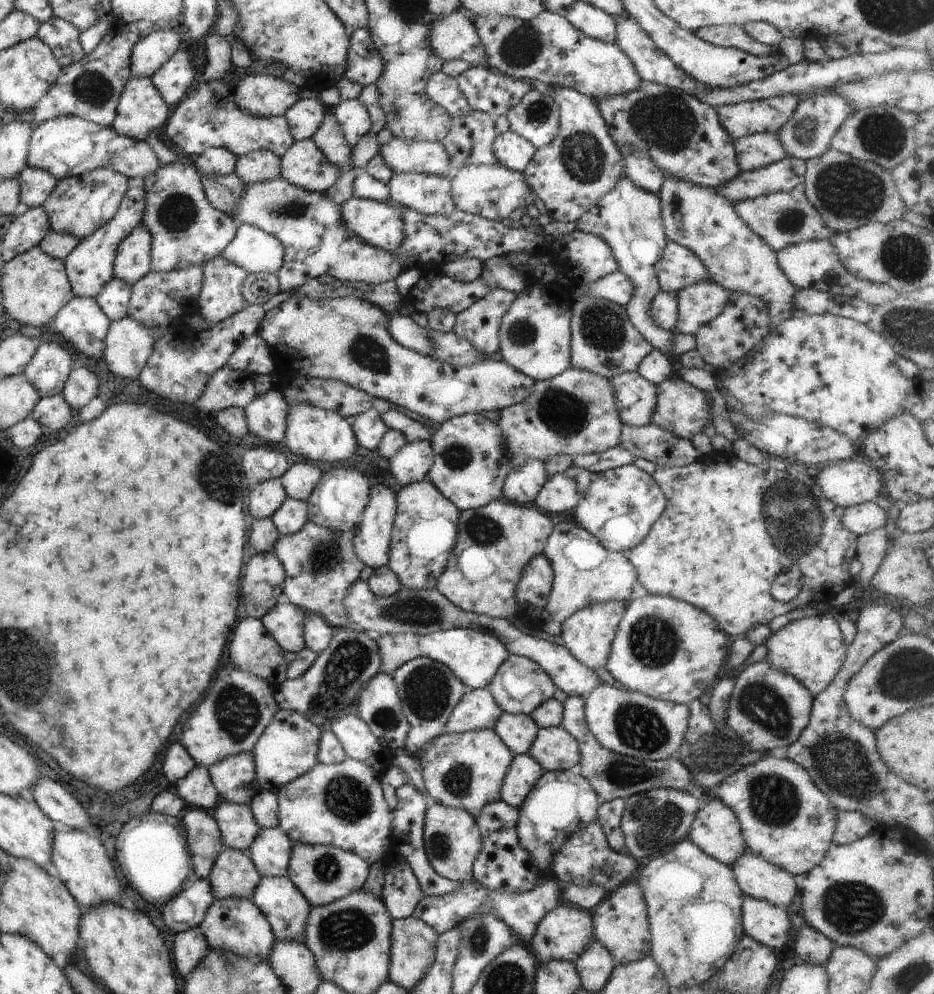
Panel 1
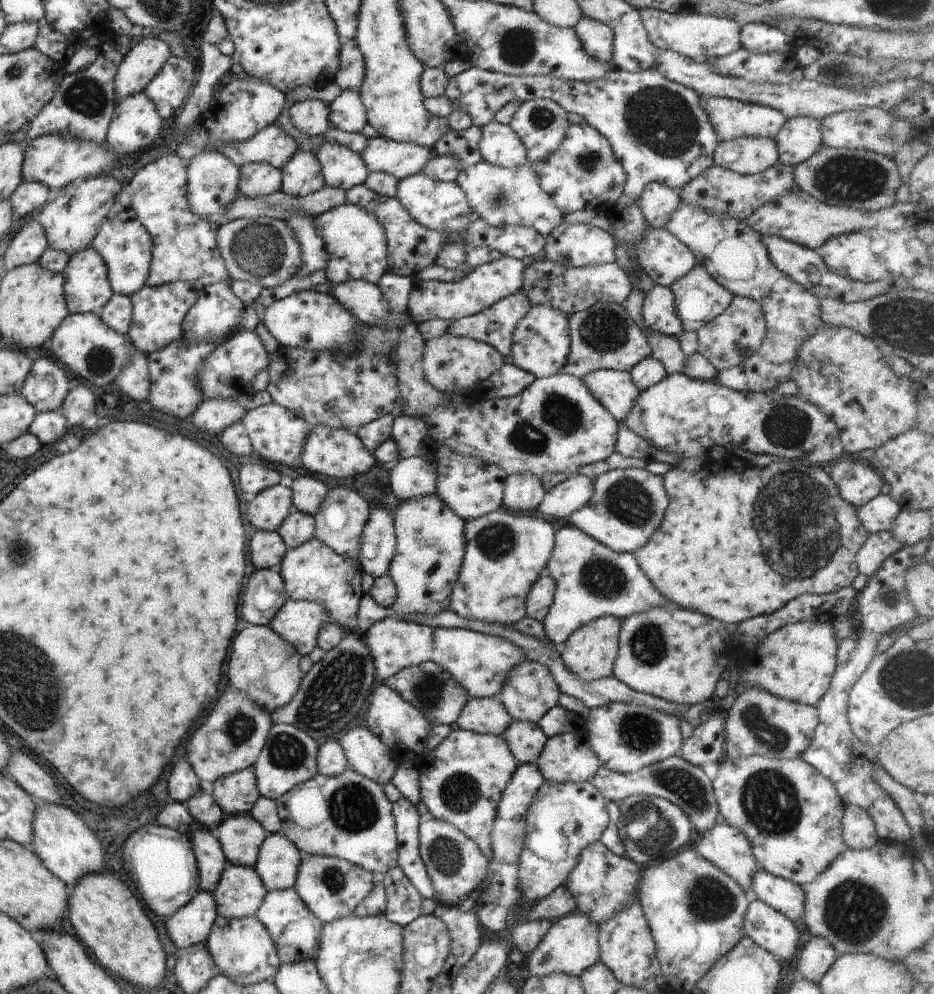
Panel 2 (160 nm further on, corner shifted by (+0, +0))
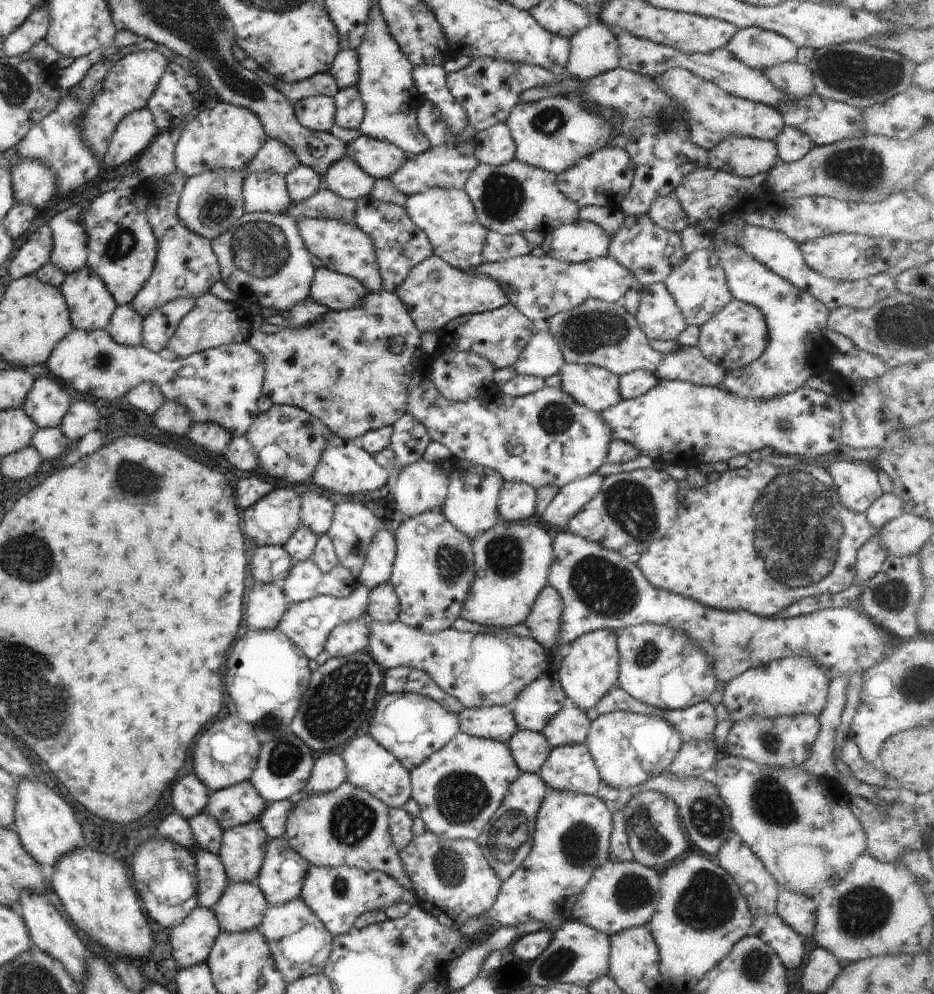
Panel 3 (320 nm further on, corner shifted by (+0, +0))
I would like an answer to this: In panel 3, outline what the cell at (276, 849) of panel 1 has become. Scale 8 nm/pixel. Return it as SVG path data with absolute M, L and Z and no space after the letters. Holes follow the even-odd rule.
M285 837L269 839L266 846L262 863L255 880L256 887L261 891L269 907L282 905L290 900L299 899L305 873L310 867L308 862L297 854L285 840Z

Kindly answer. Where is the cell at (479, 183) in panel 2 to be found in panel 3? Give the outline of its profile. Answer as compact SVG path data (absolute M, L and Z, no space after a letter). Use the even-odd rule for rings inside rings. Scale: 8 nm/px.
M517 159L499 166L478 163L470 172L463 190L471 201L479 224L503 236L527 231L545 234L578 218L578 206L559 192L553 173Z

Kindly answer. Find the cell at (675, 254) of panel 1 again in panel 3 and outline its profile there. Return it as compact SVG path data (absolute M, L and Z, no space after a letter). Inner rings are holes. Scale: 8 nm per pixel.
M646 214L630 217L624 215L623 222L609 238L606 256L626 268L643 287L651 283L662 283L687 256L681 249L679 235L659 228Z

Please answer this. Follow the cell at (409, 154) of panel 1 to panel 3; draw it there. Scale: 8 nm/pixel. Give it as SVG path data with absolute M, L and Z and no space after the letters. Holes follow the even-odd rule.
M359 135L344 145L344 156L375 179L387 179L387 175L396 171L407 157L396 146L365 135Z

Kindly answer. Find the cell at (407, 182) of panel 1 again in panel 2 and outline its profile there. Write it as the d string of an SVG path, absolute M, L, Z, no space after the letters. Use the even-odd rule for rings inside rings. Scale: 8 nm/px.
M417 173L397 183L394 198L417 224L437 232L446 241L437 253L435 265L441 265L446 269L459 269L465 264L464 235L469 223L474 219L474 212L469 208L465 193L457 183L444 183Z

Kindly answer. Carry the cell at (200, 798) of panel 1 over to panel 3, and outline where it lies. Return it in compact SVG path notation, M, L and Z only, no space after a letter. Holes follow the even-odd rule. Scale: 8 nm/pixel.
M204 812L197 813L194 817L186 820L191 834L196 842L196 849L207 851L218 856L222 830L211 816Z

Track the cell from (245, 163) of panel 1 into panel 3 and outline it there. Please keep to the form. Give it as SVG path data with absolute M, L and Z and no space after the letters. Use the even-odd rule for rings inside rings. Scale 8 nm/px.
M274 172L247 173L242 182L245 213L285 215L290 200L283 175Z

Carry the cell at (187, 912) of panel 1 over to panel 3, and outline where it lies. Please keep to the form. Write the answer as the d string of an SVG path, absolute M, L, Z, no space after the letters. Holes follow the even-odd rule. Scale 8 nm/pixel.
M197 906L169 929L171 956L176 962L176 970L205 963L215 937L220 933L210 909Z

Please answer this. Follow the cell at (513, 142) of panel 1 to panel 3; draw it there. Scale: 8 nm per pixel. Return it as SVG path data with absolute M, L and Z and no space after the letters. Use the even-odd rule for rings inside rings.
M504 122L475 132L471 144L479 163L499 166L515 159L514 142Z

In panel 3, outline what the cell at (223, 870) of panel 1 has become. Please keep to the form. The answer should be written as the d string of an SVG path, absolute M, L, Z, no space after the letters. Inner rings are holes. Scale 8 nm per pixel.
M228 880L219 900L213 903L210 911L220 931L239 933L257 930L267 907L255 883L234 883Z

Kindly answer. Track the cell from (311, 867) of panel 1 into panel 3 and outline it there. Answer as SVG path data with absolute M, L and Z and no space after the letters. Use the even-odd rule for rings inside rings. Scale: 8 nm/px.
M310 865L303 878L299 899L332 937L345 934L359 915L371 911L384 911L399 902L409 907L417 904L416 896L410 890L384 872L367 872L347 865L331 868Z

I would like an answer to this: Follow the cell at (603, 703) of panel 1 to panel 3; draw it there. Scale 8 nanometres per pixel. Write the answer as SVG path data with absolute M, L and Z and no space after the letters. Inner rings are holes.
M613 711L598 715L590 722L583 744L593 759L602 784L626 791L667 772L682 742L678 732L659 717Z

